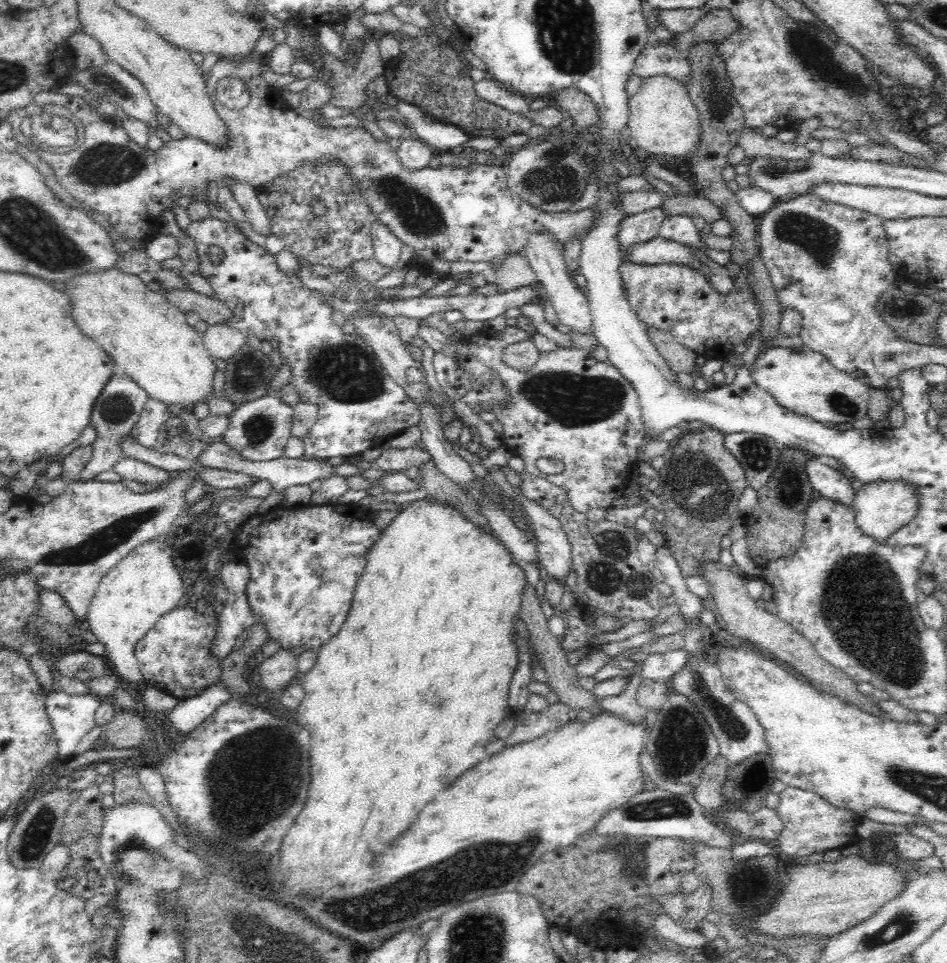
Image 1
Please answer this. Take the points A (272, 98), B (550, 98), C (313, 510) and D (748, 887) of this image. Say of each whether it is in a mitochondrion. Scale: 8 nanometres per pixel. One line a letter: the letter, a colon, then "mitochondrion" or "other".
A: other
B: other
C: other
D: mitochondrion

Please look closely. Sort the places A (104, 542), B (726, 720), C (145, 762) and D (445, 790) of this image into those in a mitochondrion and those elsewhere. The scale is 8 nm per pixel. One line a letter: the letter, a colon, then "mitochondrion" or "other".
A: mitochondrion
B: mitochondrion
C: other
D: other

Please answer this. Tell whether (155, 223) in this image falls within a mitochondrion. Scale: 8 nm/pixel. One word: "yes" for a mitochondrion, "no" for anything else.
no

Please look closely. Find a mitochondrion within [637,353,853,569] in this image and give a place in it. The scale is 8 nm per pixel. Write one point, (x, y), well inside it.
(703, 489)

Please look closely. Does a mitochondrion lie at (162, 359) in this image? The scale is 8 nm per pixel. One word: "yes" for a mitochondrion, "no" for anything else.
no

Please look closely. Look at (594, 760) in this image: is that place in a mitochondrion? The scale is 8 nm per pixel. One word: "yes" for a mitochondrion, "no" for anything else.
no

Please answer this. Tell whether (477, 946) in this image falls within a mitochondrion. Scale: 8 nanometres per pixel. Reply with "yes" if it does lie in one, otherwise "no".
yes

